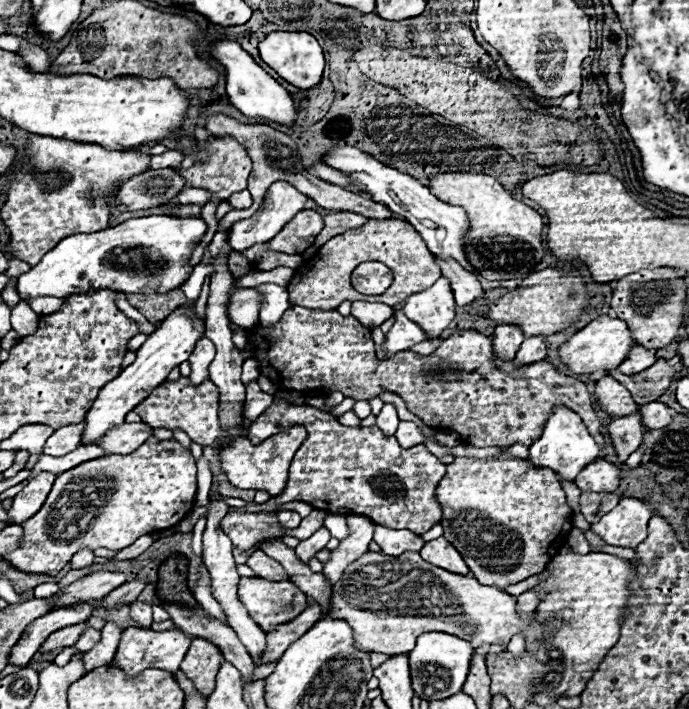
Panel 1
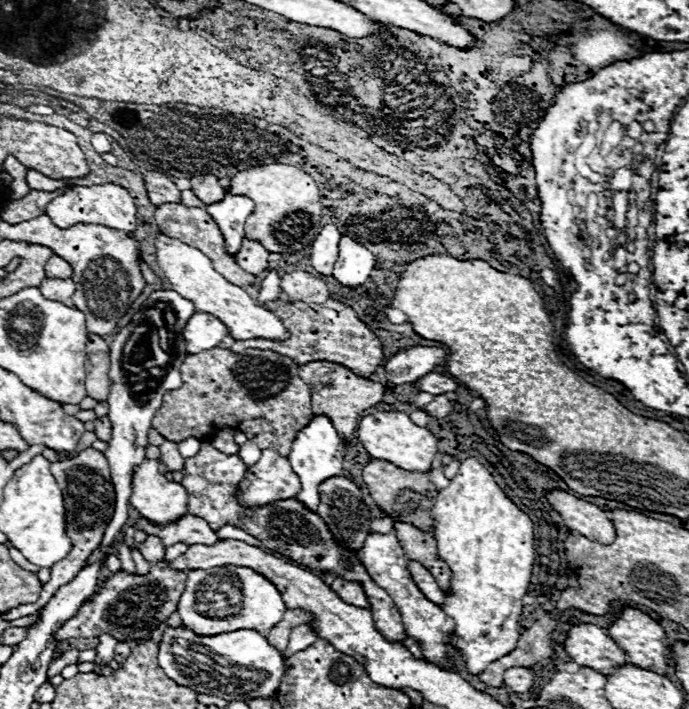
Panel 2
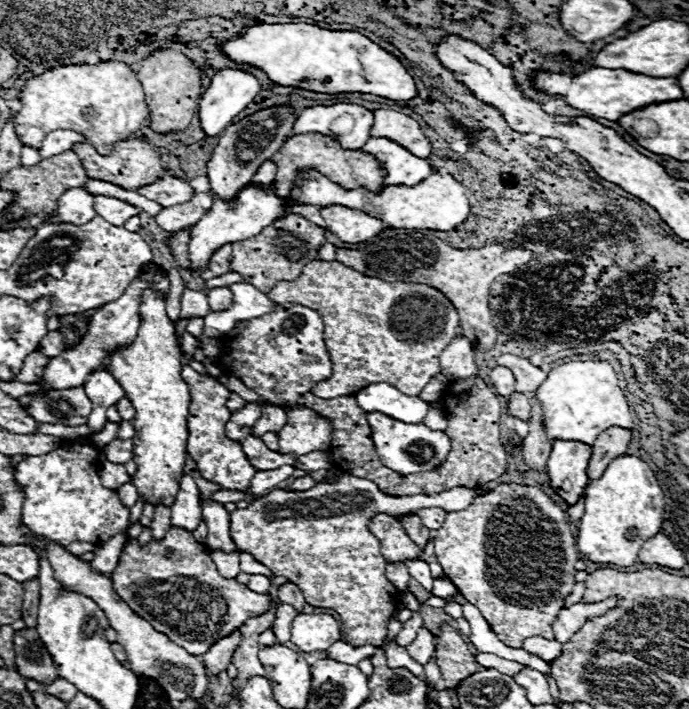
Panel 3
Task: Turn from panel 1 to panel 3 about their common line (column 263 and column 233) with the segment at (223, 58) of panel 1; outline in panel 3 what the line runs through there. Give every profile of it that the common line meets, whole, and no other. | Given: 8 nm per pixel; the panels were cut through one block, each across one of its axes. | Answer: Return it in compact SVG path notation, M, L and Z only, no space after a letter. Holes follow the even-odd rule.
M224 68L220 72L216 72L216 76L212 78L210 86L206 88L206 92L202 94L200 100L200 124L202 130L206 132L206 136L214 136L218 132L222 132L234 116L238 116L260 92L260 82L254 74L244 72L244 70L234 70L234 68Z

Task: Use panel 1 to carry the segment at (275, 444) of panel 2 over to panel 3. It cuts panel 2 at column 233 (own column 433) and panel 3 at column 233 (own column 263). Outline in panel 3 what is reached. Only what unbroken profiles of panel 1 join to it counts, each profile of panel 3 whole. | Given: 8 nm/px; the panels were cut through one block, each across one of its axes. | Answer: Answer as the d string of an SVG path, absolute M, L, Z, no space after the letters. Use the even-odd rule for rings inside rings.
M286 302L258 320L244 320L222 342L226 370L274 404L296 404L302 394L332 374L332 362L324 346L324 320L316 310L302 304Z

